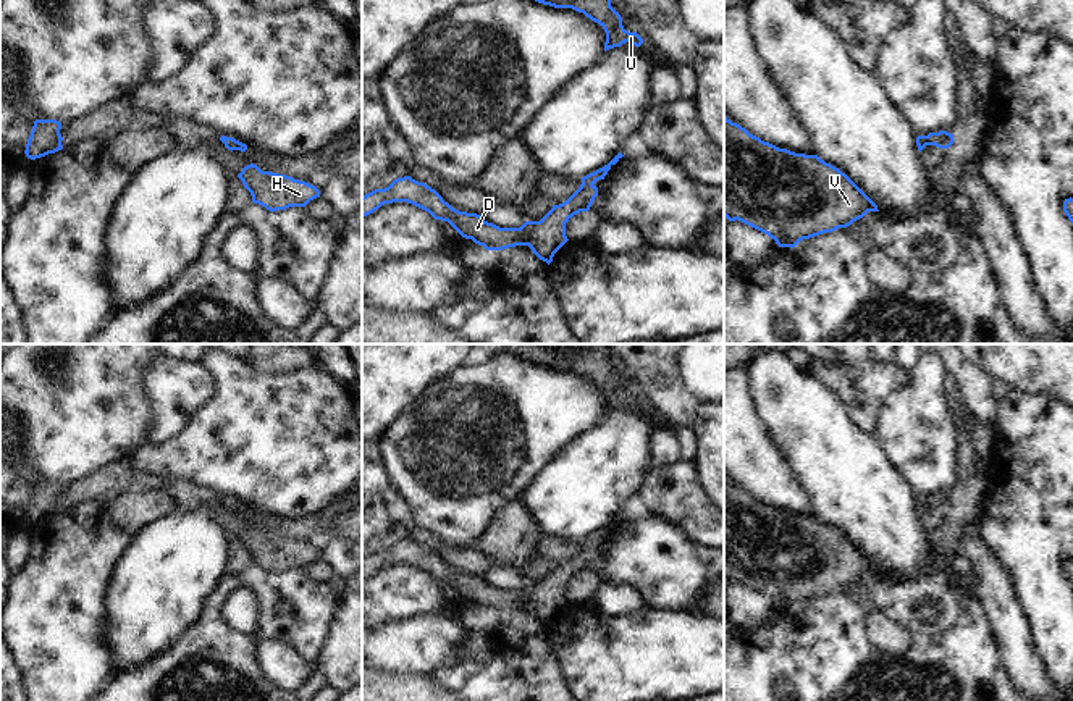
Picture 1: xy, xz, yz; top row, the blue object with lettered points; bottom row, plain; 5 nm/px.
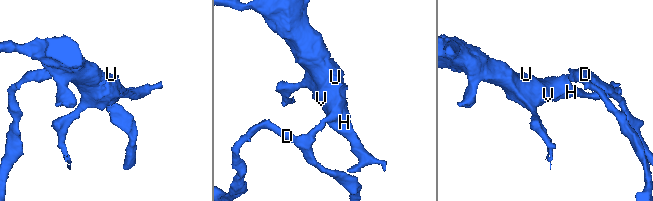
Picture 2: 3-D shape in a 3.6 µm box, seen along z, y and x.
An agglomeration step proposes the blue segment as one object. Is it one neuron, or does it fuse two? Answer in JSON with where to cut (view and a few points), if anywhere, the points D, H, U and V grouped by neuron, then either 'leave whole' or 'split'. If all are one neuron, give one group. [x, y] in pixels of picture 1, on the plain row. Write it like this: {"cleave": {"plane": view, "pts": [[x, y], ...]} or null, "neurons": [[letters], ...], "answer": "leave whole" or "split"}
{"cleave": null, "neurons": [["D", "H", "U", "V"]], "answer": "leave whole"}

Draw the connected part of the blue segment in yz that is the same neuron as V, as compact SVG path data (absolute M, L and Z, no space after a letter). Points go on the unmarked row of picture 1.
M724 476L724 578L729 583L738 581L768 596L779 609L792 611L803 601L847 590L868 573L879 573L877 567L839 530L818 517L795 515L764 504Z

